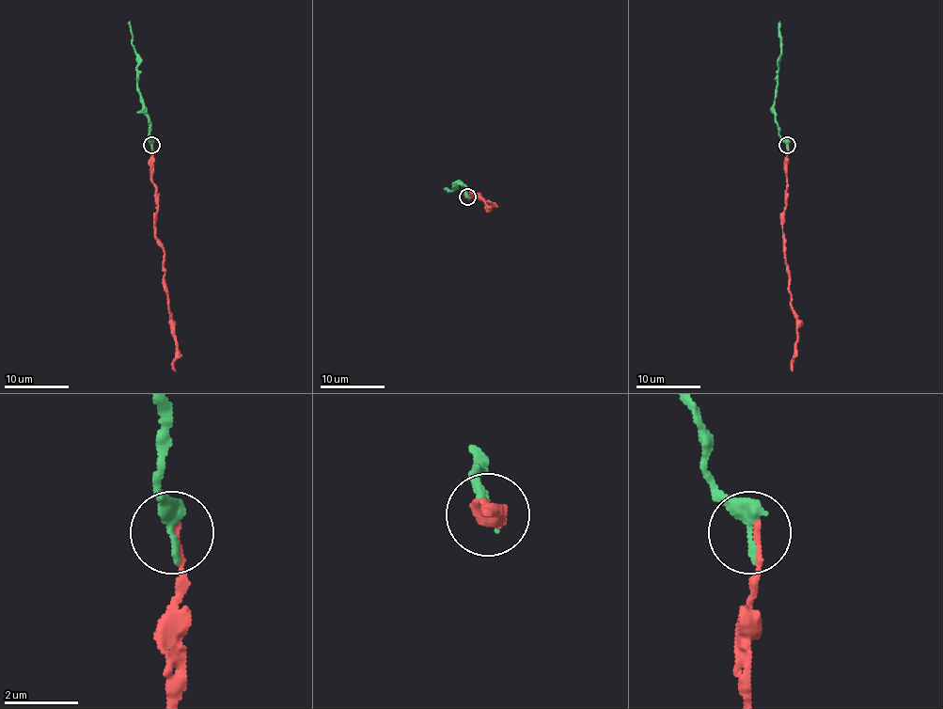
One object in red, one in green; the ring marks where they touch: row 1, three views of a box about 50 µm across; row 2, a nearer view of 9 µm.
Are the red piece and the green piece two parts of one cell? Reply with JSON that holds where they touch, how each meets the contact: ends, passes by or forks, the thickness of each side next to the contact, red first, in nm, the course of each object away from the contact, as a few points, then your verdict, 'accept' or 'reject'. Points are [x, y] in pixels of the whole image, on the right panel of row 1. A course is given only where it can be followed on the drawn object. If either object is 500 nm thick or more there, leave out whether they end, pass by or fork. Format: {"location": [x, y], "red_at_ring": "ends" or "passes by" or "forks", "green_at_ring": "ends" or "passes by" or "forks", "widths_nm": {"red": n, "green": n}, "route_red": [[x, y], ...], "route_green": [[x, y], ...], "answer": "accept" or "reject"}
{"location": [787, 145], "red_at_ring": "ends", "green_at_ring": "ends", "widths_nm": {"red": 160, "green": 420}, "route_red": [[787, 145], [782, 238], [790, 307], [796, 319], [792, 371]], "route_green": [[787, 145], [778, 135], [774, 113], [780, 49], [778, 22]], "answer": "accept"}

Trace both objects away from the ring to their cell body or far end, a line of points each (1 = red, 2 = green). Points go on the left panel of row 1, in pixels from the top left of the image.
1: (151, 145), (151, 182), (156, 192), (155, 238), (165, 253), (165, 291), (172, 319), (176, 371)
2: (151, 145), (147, 113), (137, 86), (135, 49), (129, 22)

